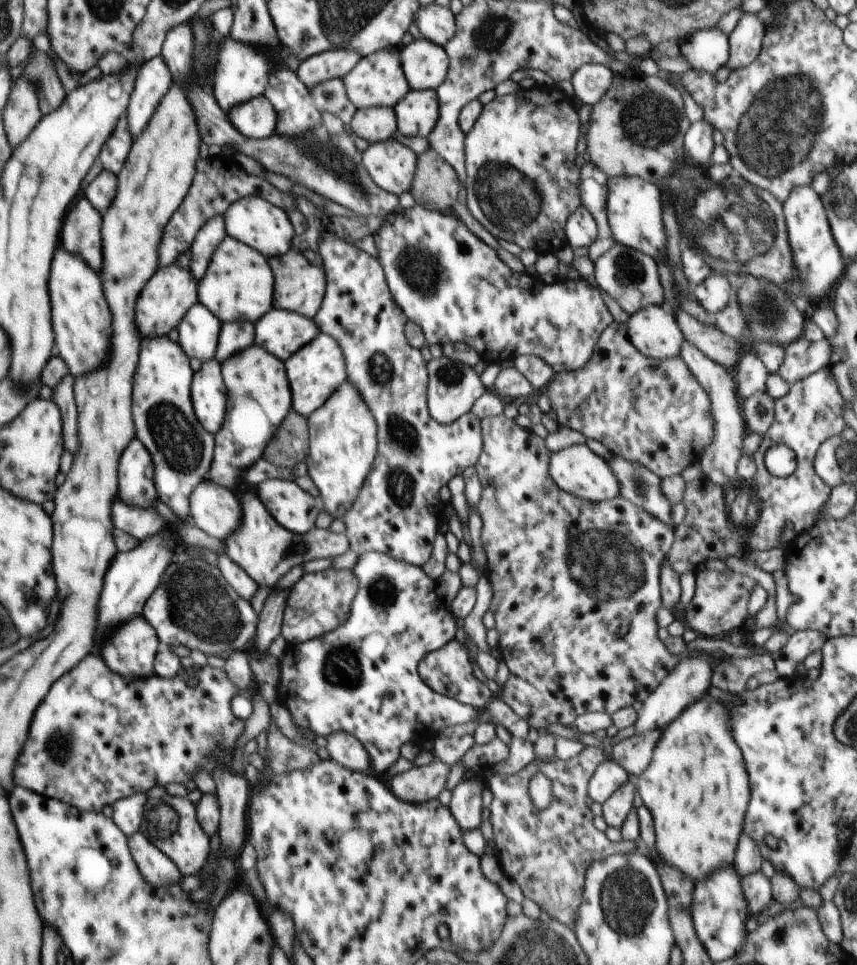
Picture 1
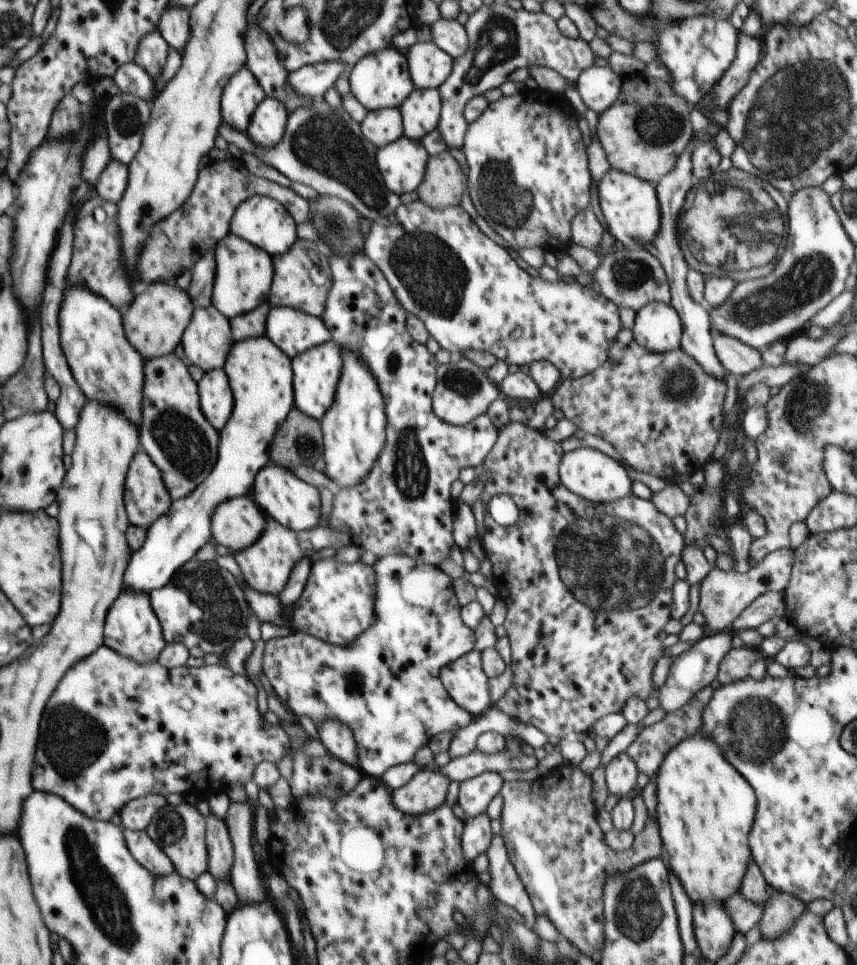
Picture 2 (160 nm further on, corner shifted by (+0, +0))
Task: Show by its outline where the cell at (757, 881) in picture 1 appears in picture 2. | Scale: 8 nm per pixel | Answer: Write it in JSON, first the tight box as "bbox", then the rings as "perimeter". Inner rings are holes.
{"bbox":[724,892,763,935],"perimeter":[[[740,892],[726,899],[724,905],[732,919],[736,934],[745,935],[760,922],[763,906],[748,901]]]}

